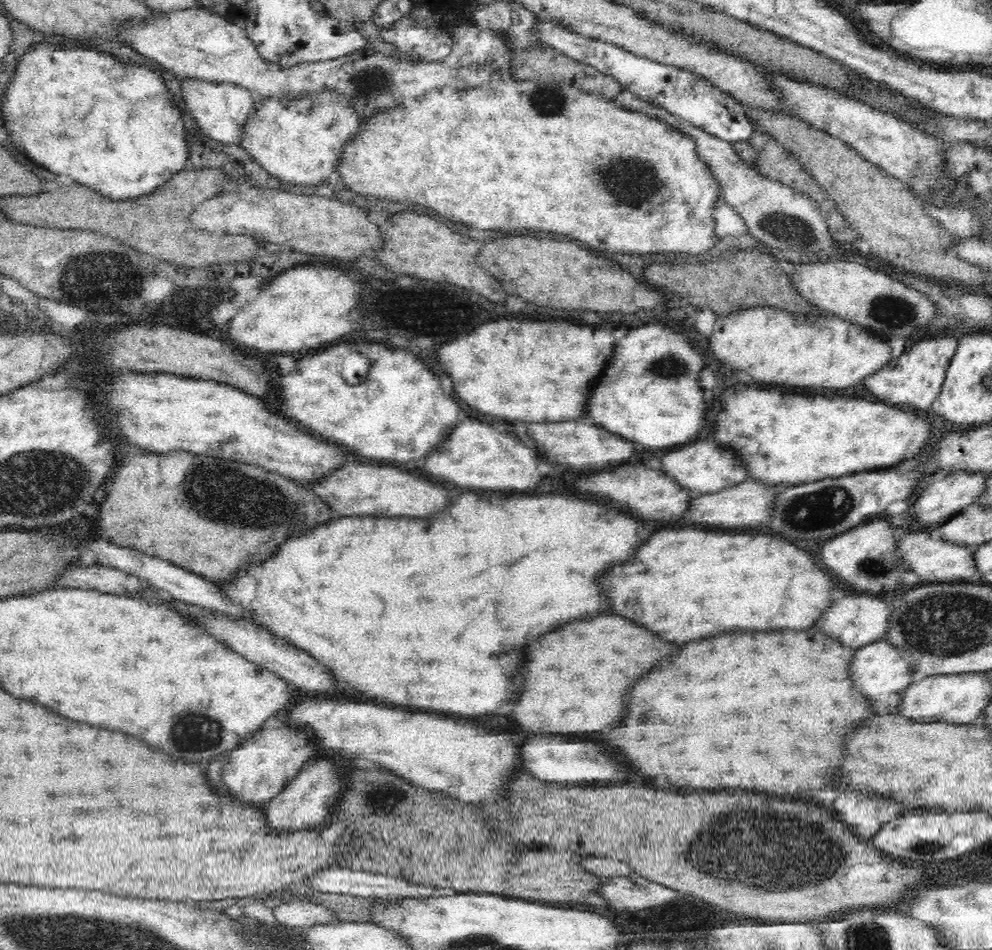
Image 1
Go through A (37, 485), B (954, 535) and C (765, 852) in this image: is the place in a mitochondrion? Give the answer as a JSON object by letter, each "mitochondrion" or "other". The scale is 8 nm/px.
{"A":"mitochondrion","B":"other","C":"mitochondrion"}

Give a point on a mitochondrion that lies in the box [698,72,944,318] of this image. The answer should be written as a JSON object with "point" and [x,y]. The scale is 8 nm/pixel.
{"point":[785,227]}

